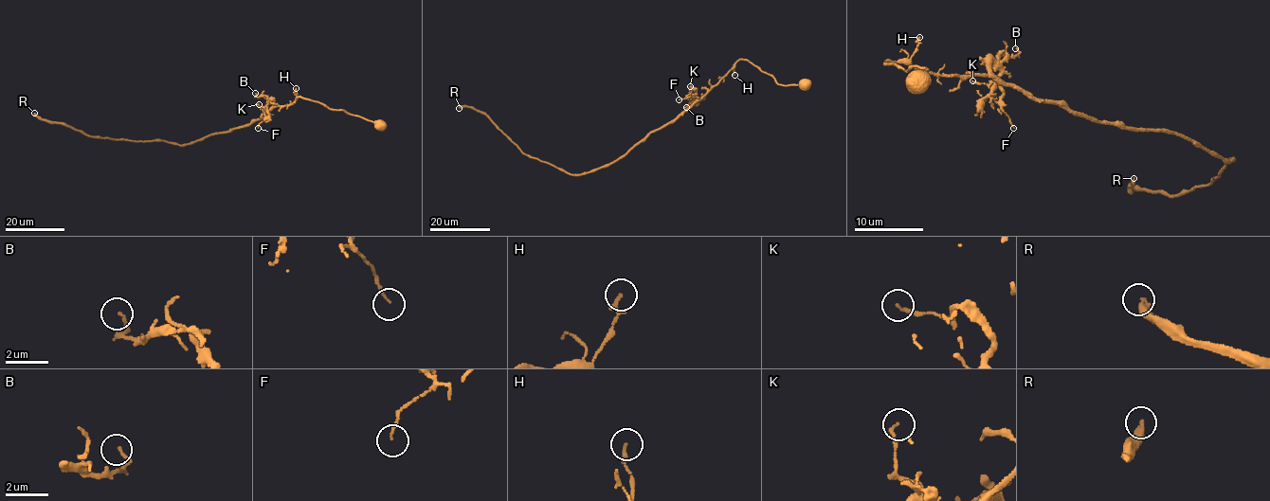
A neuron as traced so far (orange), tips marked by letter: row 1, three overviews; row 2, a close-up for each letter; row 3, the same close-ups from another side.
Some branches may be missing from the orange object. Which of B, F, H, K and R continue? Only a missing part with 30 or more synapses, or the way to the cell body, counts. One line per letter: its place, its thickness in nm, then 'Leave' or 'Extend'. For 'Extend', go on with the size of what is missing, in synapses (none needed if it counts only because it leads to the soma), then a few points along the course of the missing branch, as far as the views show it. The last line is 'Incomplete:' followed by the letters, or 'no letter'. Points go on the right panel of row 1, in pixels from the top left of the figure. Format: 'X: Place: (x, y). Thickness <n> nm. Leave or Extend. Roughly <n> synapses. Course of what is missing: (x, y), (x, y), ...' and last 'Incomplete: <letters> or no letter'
B: Place: (1015, 48). Thickness 130 nm. Leave
F: Place: (1013, 128). Thickness 80 nm. Leave
H: Place: (919, 37). Thickness 190 nm. Leave
K: Place: (972, 80). Thickness 150 nm. Leave
R: Place: (1133, 178). Thickness 320 nm. Extend. Roughly 80 synapses. Course of what is missing: (1133, 178), (1139, 173), (1142, 179), (1133, 202)
Incomplete: R

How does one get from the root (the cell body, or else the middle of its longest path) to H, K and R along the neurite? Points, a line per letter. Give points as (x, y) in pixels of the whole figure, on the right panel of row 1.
H: (922, 82), (927, 86), (920, 77), (927, 68), (916, 65), (907, 72), (884, 62), (910, 57), (919, 37)
K: (922, 82), (927, 68), (884, 62), (965, 79), (985, 76), (990, 64), (1000, 71), (987, 85), (972, 80)
R: (922, 82), (927, 68), (884, 62), (999, 79), (1235, 160), (1169, 198), (1131, 191), (1133, 178)

